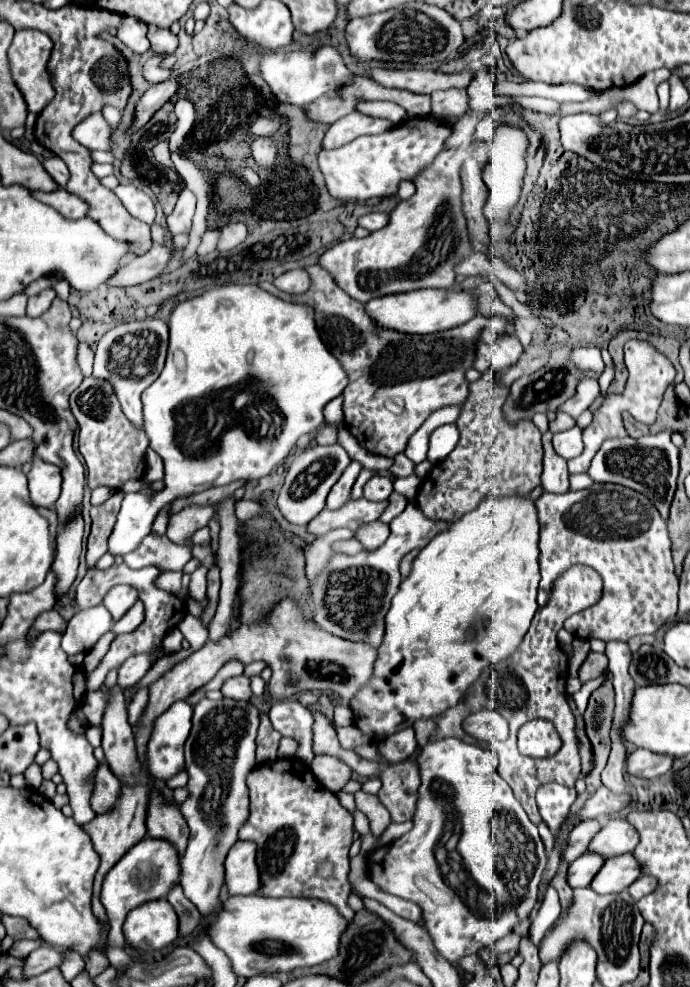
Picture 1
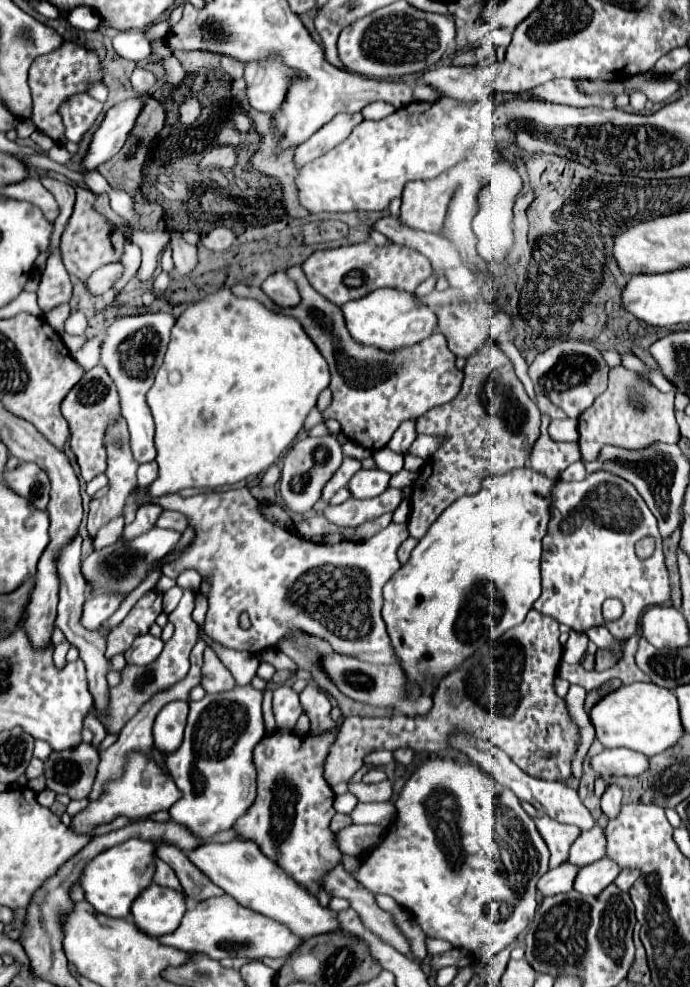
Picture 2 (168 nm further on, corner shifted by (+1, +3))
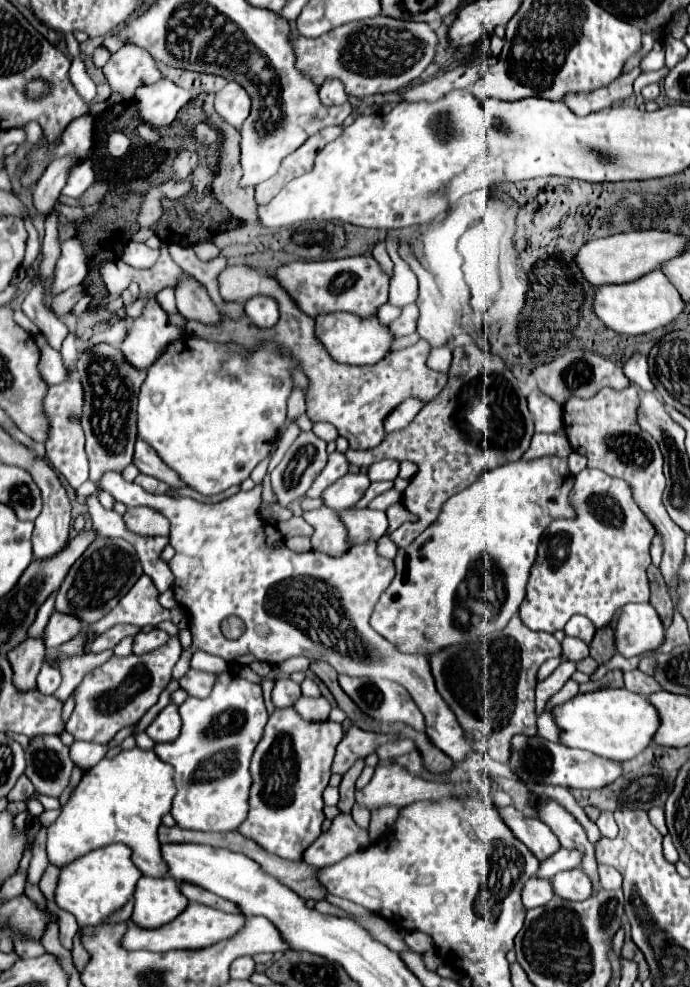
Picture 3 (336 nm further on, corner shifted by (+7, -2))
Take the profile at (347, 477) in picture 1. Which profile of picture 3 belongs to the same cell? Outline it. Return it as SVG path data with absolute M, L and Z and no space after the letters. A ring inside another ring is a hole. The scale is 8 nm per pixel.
M335 450L333 454L329 454L327 466L325 466L323 472L315 478L313 486L305 492L305 496L307 496L307 498L319 498L321 492L323 492L327 486L331 486L335 480L339 480L347 470L349 470L349 462L345 460L345 454L341 454L341 452Z

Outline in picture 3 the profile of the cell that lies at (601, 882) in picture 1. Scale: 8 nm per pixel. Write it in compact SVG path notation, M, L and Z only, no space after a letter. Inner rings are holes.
M581 868L559 872L551 878L553 892L563 900L585 900L591 896L591 882L581 874Z

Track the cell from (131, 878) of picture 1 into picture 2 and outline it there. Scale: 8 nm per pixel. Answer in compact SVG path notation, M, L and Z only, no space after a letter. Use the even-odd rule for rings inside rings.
M129 839L127 843L115 845L105 853L101 853L99 857L95 857L87 865L87 871L83 871L81 887L85 889L87 901L99 913L107 917L127 919L131 903L141 891L145 891L153 883L153 875L155 875L155 845L143 839Z

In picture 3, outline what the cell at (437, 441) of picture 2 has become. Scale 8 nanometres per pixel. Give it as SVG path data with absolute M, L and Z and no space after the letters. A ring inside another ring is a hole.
M381 460L381 462L375 462L369 466L369 480L375 482L375 480L395 480L397 478L397 472L399 472L399 462L389 462L389 460Z

